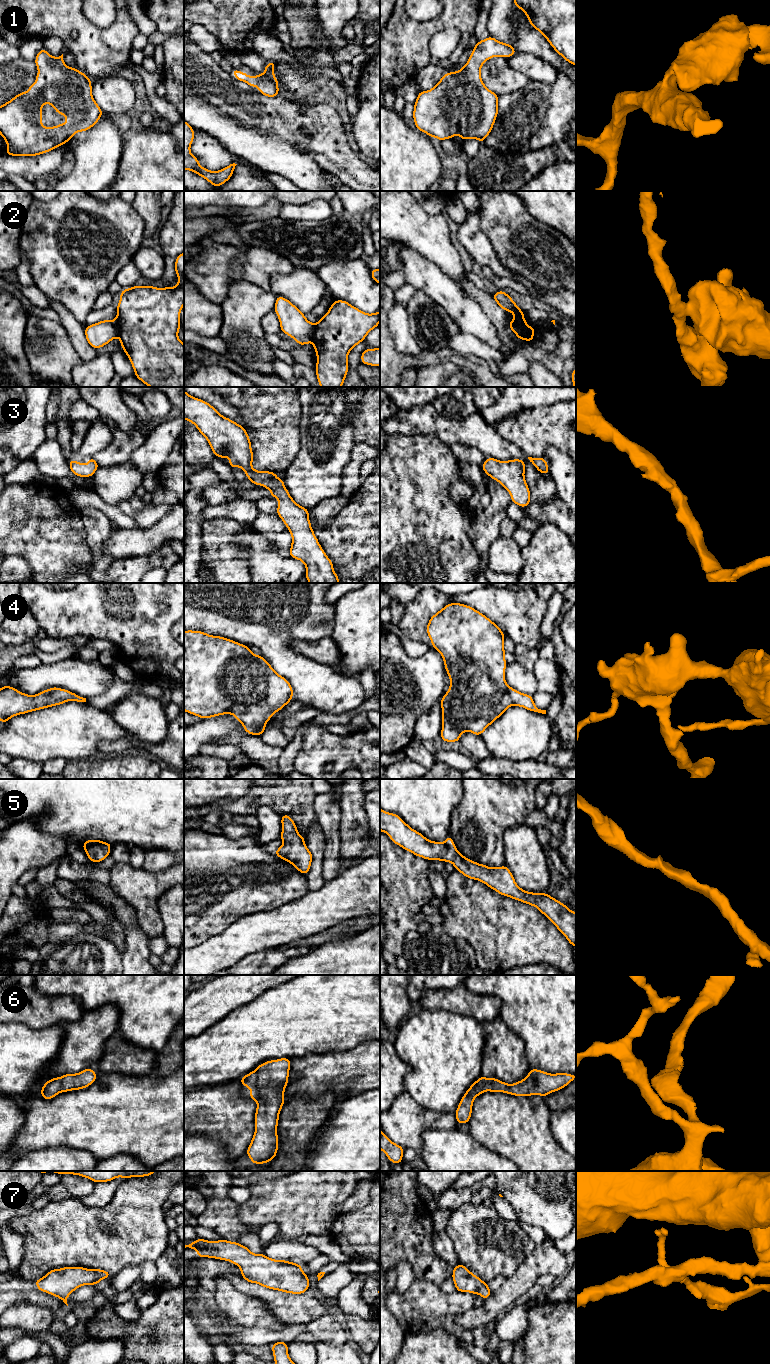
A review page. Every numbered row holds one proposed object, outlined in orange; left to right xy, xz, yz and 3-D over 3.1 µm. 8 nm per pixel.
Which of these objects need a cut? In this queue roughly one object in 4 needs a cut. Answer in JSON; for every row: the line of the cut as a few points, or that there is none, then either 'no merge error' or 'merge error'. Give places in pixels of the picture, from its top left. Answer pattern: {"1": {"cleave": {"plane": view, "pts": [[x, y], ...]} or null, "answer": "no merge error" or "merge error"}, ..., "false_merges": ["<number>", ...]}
{"1": {"cleave": null, "answer": "no merge error"}, "2": {"cleave": {"plane": "yz", "pts": [[510, 321], [520, 324], [524, 328], [526, 331], [525, 339]]}, "answer": "merge error"}, "3": {"cleave": null, "answer": "no merge error"}, "4": {"cleave": null, "answer": "no merge error"}, "5": {"cleave": null, "answer": "no merge error"}, "6": {"cleave": null, "answer": "no merge error"}, "7": {"cleave": null, "answer": "no merge error"}, "false_merges": ["2"]}

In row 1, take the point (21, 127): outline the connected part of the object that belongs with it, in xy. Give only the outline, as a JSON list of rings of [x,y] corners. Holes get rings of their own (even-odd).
[[[43,47],[35,58],[39,71],[35,83],[25,93],[20,92],[10,101],[0,106],[0,135],[7,143],[10,156],[37,156],[50,152],[70,141],[77,132],[92,128],[101,118],[103,111],[92,96],[91,79],[81,71],[65,65],[63,54],[51,56]],[[43,104],[51,104],[54,110],[66,117],[66,123],[54,127],[44,127]]]

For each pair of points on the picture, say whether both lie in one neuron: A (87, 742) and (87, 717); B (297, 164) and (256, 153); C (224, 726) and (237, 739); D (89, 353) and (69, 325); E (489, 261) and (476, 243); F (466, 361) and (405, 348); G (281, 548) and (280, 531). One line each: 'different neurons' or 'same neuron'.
A: same neuron
B: same neuron
C: different neurons
D: same neuron
E: same neuron
F: different neurons
G: same neuron

